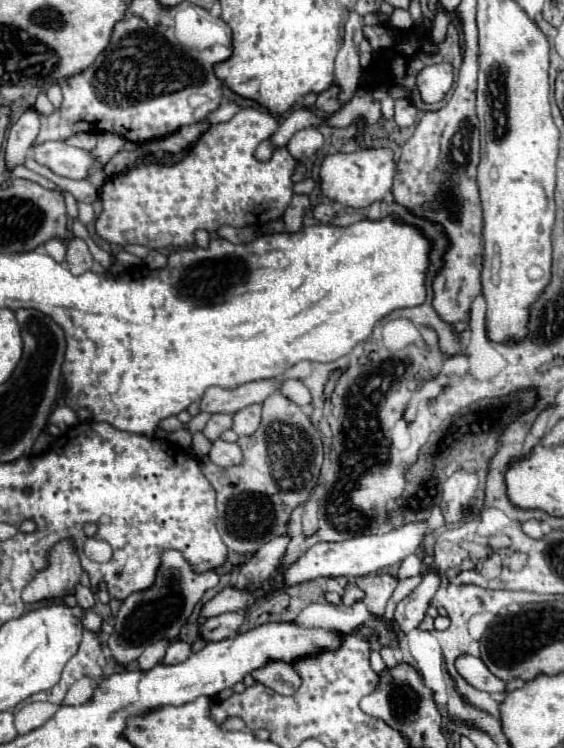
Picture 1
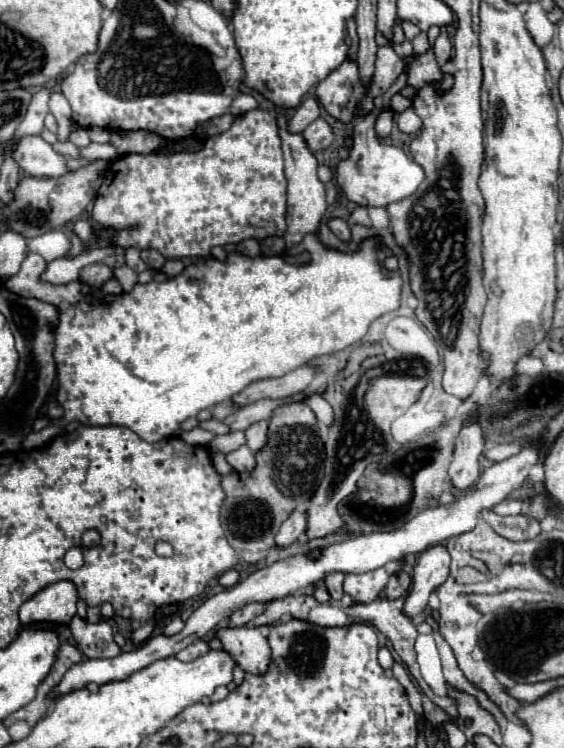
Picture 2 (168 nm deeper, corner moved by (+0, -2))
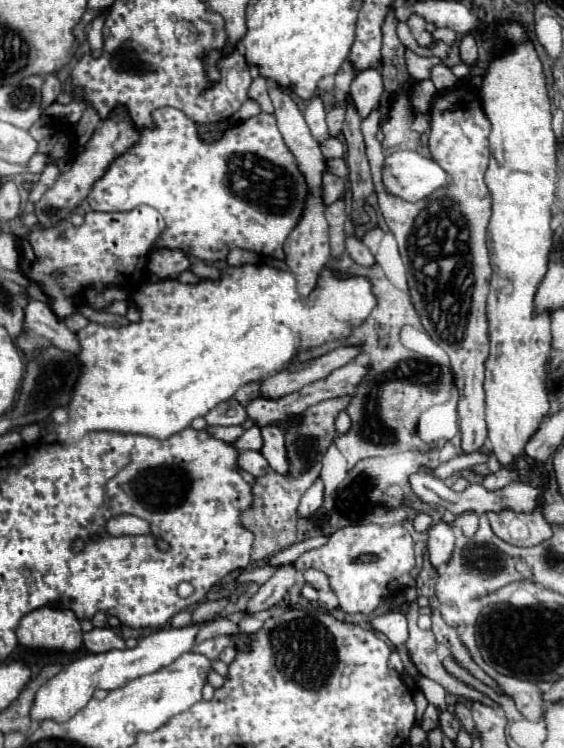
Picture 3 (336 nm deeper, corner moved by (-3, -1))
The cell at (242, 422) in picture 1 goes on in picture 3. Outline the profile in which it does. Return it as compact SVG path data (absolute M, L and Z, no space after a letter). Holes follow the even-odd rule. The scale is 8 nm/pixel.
M273 424L263 426L263 448L261 454L267 458L271 470L279 474L289 472L289 460L287 460L287 448L285 448L285 432Z

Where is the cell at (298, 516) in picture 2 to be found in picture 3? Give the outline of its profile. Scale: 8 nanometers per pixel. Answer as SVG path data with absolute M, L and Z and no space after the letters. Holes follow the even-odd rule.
M317 478L313 482L313 486L301 498L299 514L301 516L313 516L321 508L321 504L323 504L323 482L321 482L321 478Z

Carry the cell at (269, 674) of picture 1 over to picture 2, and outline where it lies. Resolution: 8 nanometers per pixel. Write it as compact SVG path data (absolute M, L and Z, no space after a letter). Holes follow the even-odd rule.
M238 627L238 629L220 629L216 637L222 641L228 653L234 653L238 667L252 675L264 675L272 661L268 639L252 627Z

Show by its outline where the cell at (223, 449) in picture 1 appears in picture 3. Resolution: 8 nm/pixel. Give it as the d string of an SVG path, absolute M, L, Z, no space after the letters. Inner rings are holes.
M245 450L245 452L241 452L241 456L239 456L239 466L245 470L245 472L251 472L253 476L263 476L263 474L267 474L267 470L269 470L269 464L267 464L267 460L263 458L263 454L261 452L255 452L255 450Z

